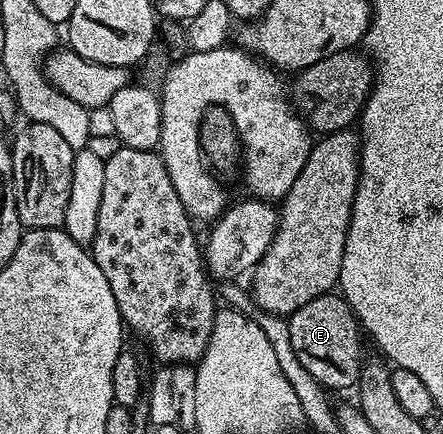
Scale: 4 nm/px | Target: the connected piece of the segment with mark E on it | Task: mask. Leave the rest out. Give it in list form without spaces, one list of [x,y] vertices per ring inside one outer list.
[[[330,292],[303,304],[294,314],[288,315],[287,321],[290,326],[291,343],[295,348],[295,355],[298,356],[300,364],[303,364],[307,372],[318,381],[321,386],[329,392],[334,390],[345,390],[356,387],[357,381],[361,379],[361,368],[363,357],[361,358],[361,338],[363,331],[357,317],[353,315],[353,310],[344,300],[340,293]]]

